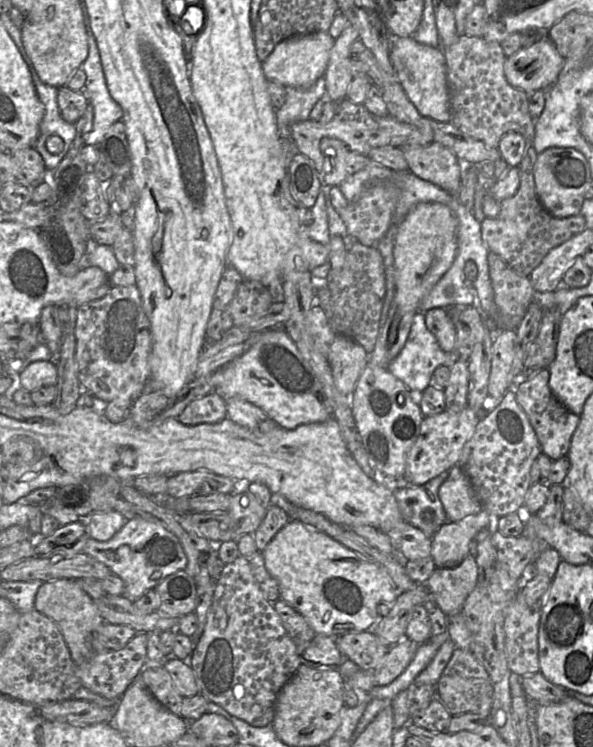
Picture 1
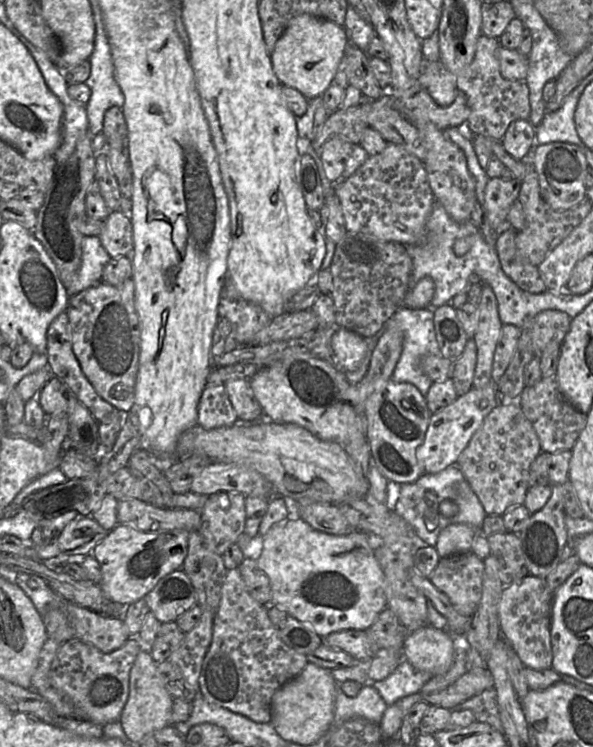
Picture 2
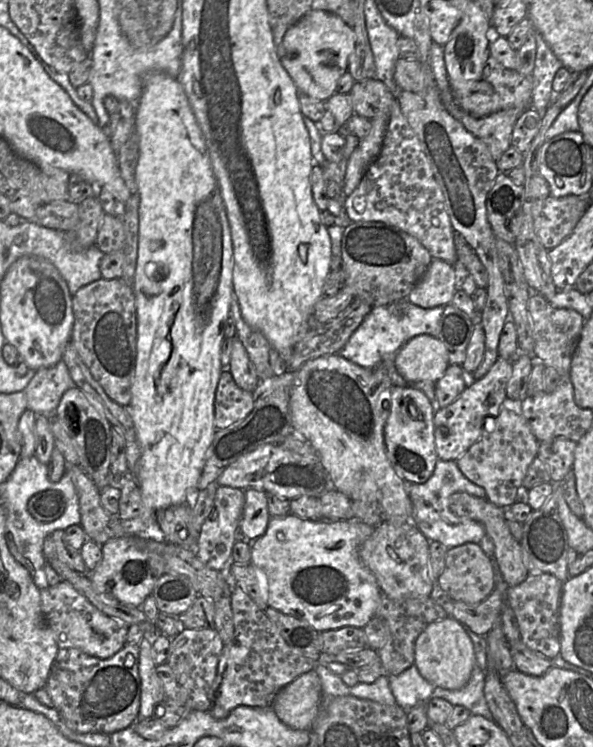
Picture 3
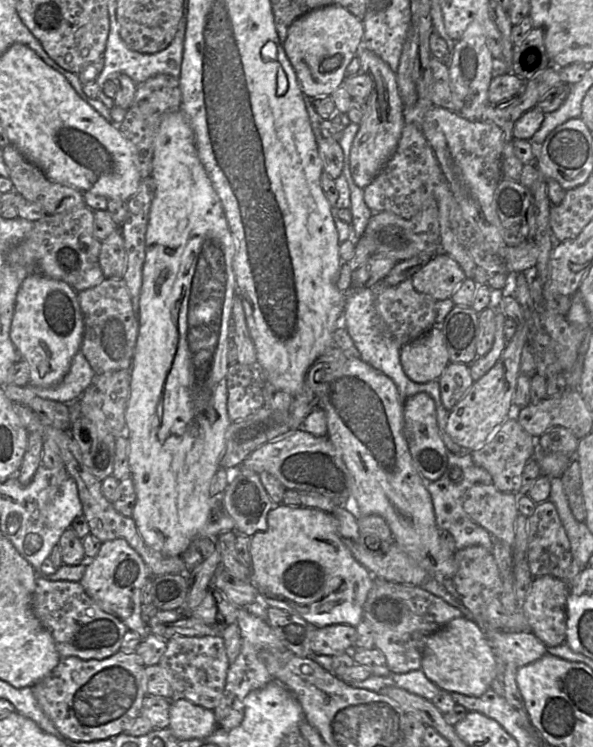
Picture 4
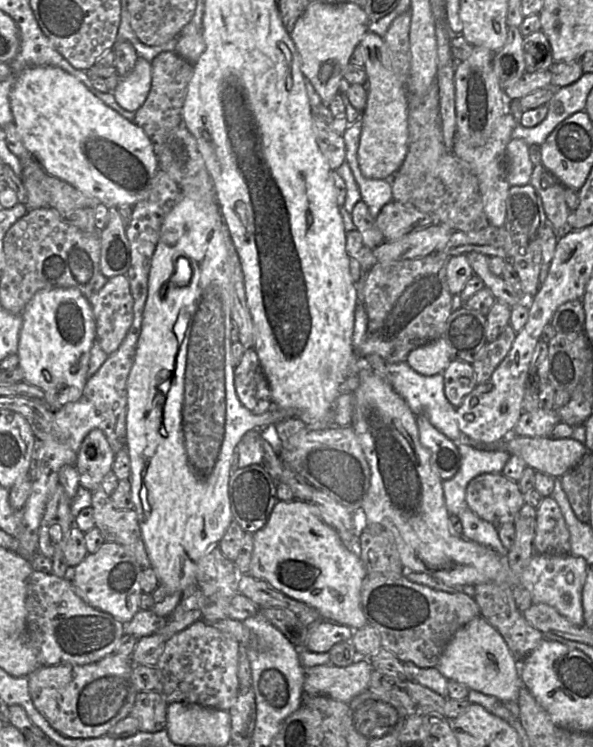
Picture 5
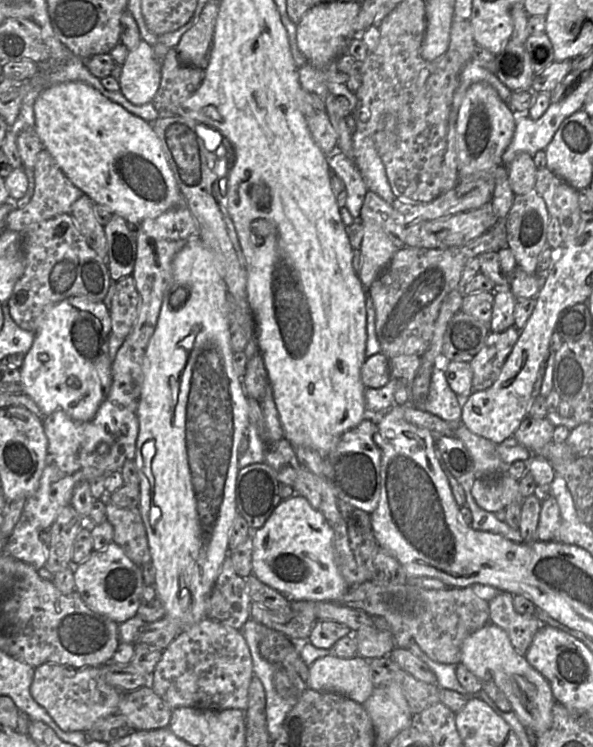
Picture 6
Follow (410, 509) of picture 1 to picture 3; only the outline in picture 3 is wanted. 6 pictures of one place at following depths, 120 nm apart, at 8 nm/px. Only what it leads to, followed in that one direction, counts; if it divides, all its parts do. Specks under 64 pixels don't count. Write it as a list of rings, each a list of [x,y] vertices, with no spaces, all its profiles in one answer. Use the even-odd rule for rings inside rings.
[[[437,460],[433,474],[424,483],[406,482],[406,492],[412,503],[411,522],[431,542],[438,541],[448,549],[466,544],[477,543],[486,535],[484,527],[466,517],[456,516],[449,508],[449,497],[456,492],[466,492],[478,498],[486,498],[485,490],[467,479],[457,466],[456,461]]]

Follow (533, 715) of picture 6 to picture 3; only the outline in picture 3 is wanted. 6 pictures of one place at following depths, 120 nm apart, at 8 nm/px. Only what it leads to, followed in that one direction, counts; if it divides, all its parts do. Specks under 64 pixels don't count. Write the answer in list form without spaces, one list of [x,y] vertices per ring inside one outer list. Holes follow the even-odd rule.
[[[452,617],[429,624],[415,642],[415,661],[419,673],[435,687],[461,689],[468,682],[475,666],[475,652],[466,627]]]

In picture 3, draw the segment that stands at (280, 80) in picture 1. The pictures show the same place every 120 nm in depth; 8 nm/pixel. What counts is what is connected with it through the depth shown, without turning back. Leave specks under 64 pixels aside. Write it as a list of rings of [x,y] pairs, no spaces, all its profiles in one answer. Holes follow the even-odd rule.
[[[314,10],[306,13],[284,35],[282,66],[301,94],[326,102],[336,93],[340,78],[348,71],[356,34],[338,15]]]

